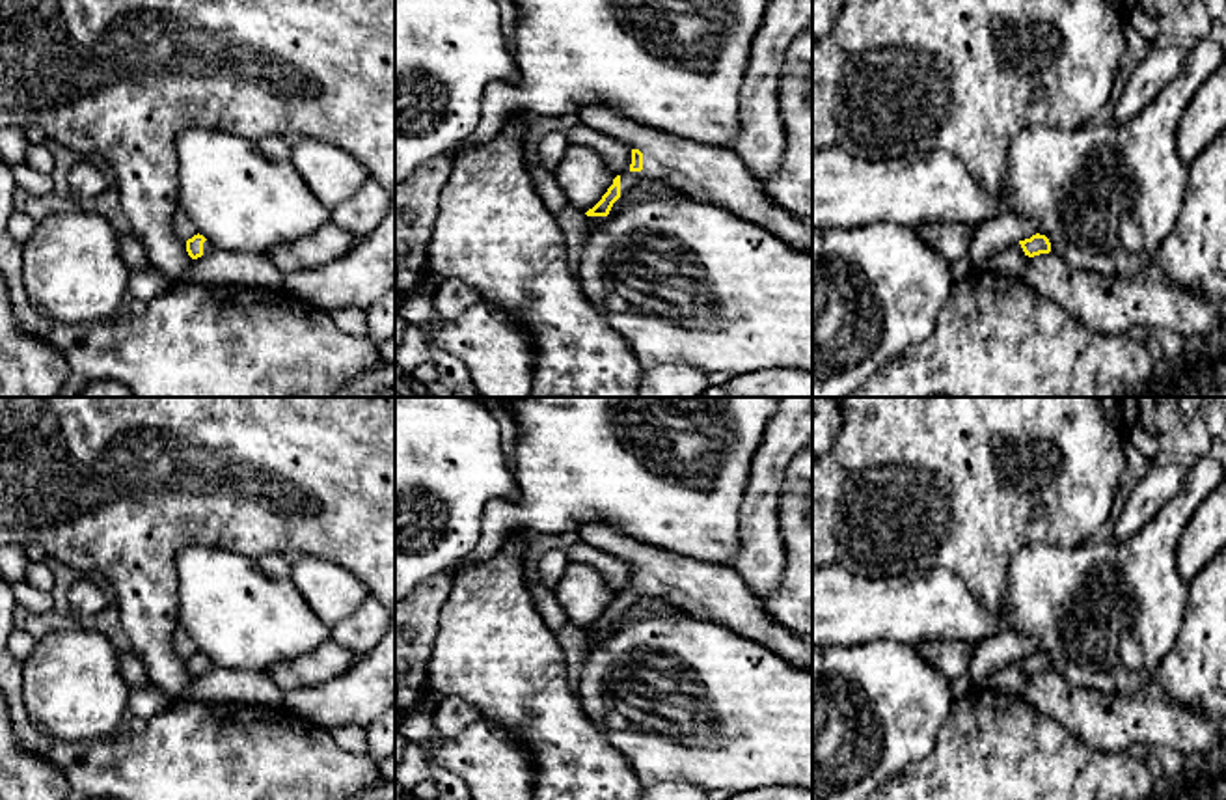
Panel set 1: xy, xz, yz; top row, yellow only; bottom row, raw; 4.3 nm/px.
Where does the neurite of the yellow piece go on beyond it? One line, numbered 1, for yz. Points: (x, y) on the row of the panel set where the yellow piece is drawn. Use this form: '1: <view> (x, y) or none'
1: none

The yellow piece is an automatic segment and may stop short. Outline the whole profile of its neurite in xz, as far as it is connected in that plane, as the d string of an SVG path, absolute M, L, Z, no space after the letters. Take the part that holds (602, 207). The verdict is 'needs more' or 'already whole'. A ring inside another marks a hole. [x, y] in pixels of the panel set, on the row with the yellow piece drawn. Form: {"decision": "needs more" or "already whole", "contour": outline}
{"decision": "needs more", "contour": "M604 104L583 106L578 116L581 125L632 147L630 170L613 179L587 216L607 216L613 203L641 179L667 179L688 196L758 224L796 250L812 252L812 228L771 201L734 149L680 140Z"}

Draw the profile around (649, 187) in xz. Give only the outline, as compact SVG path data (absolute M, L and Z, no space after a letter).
M652 177L641 179L637 185L633 185L626 194L622 194L613 203L607 216L587 216L585 233L589 235L593 229L598 229L602 222L617 214L624 205L647 200L647 198L656 198L673 188L674 186L667 179L652 179Z

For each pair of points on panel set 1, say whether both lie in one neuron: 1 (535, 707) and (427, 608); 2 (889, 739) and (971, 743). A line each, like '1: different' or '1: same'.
1: different
2: different

